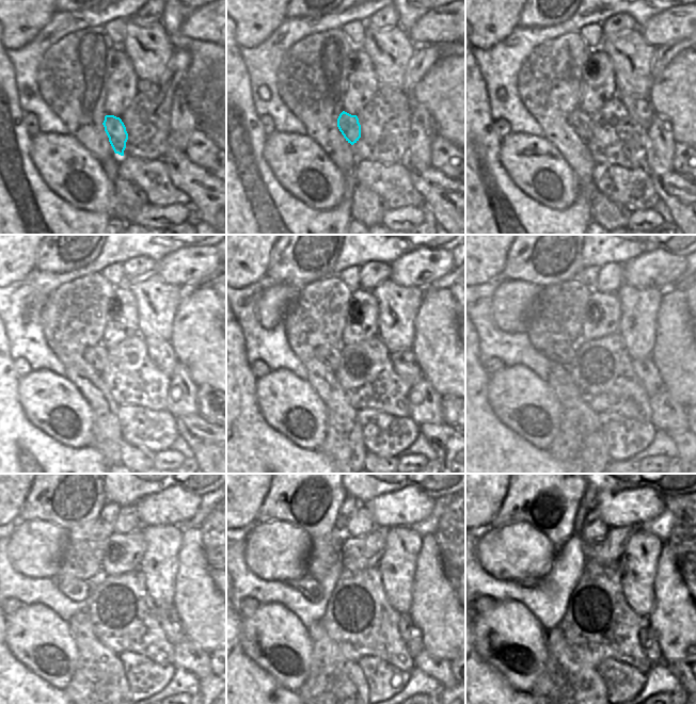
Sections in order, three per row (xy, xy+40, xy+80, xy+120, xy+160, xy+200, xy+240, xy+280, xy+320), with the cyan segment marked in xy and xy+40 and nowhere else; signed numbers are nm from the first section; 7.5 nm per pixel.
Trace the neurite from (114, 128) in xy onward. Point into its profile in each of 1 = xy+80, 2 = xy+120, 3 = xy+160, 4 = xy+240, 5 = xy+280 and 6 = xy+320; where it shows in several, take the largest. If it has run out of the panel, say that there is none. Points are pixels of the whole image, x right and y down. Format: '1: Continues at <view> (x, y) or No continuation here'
1: Continues at xy+80 (581, 122)
2: Continues at xy+120 (96, 355)
3: Continues at xy+160 (330, 355)
4: Continues at xy+240 (77, 590)
5: Continues at xy+280 (310, 587)
6: Continues at xy+320 (531, 581).

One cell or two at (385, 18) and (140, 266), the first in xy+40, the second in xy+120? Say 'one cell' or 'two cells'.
one cell

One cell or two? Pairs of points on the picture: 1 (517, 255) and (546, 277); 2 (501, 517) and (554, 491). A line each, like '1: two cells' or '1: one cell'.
1: one cell
2: one cell

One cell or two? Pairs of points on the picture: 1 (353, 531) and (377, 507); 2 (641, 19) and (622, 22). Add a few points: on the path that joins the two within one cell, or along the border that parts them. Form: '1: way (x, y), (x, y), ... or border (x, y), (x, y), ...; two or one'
1: border (364, 506), (368, 509), (376, 526); two
2: border (611, 17), (627, 13), (636, 27); two

